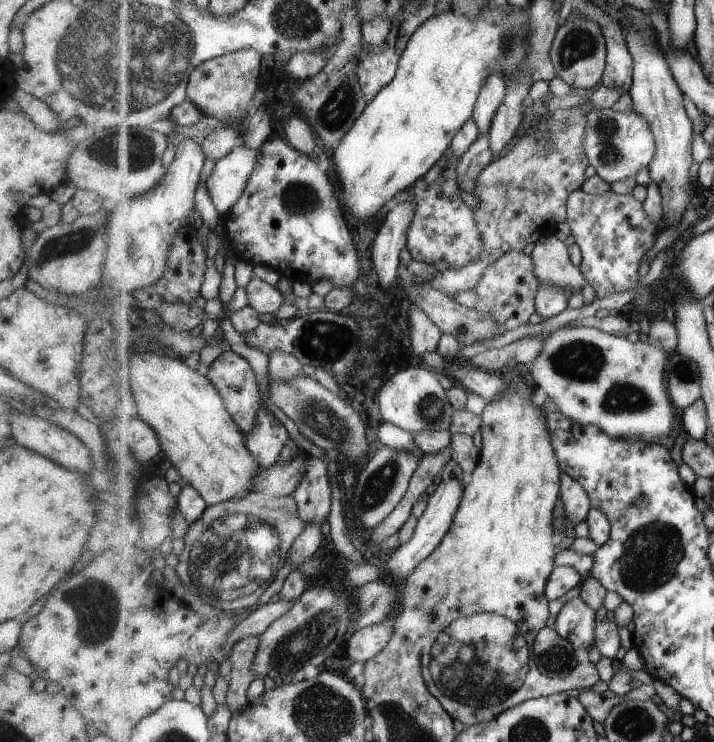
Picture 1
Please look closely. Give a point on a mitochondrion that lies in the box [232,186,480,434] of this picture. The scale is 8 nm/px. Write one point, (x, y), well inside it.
(323, 341)

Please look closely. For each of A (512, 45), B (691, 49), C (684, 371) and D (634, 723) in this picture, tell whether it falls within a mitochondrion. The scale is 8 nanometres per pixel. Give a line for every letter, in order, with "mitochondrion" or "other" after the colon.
A: mitochondrion
B: other
C: mitochondrion
D: mitochondrion

